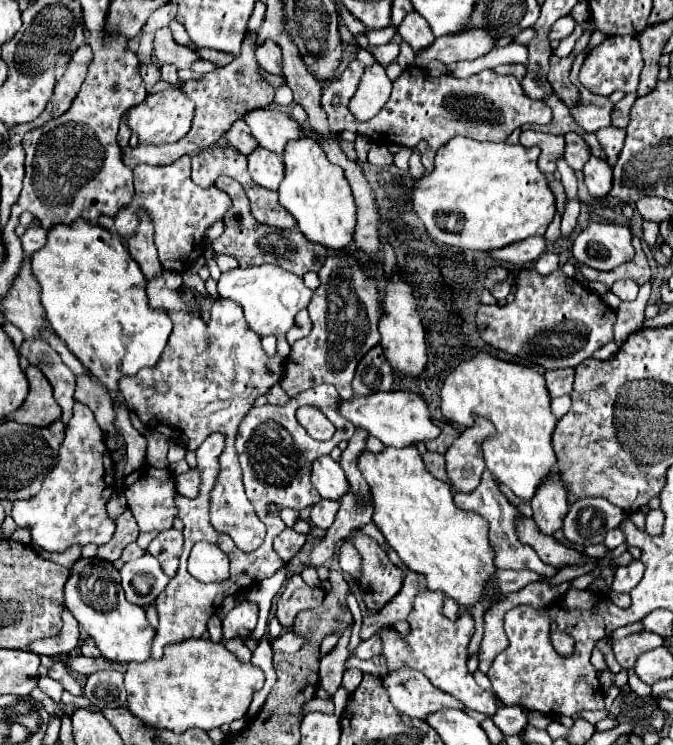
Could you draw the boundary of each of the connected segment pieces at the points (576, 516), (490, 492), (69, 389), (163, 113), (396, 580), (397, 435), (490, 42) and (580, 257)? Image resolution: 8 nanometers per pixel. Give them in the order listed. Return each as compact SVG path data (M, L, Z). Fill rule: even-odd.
M580 499L564 517L562 531L570 543L594 545L604 543L604 535L616 529L624 519L626 513L608 499Z
M486 471L486 473L482 475L480 485L478 485L472 493L456 493L456 495L454 495L454 503L456 503L456 507L460 507L460 509L474 511L474 513L482 515L484 519L488 519L488 523L490 523L490 533L488 533L488 535L490 535L490 545L492 545L494 551L496 551L494 563L496 563L498 569L516 569L516 571L520 571L520 569L530 569L530 571L536 571L536 573L540 573L540 575L544 575L544 577L554 577L554 575L556 575L556 569L550 567L550 565L546 565L546 563L542 563L540 557L536 555L536 551L532 551L532 547L522 545L522 543L516 539L514 517L520 517L520 511L518 511L516 507L512 507L512 505L508 503L508 499L500 493L500 489L498 489L498 485L494 483L490 471Z
M24 339L18 353L24 355L32 365L40 367L40 371L52 383L54 397L62 407L62 421L68 423L68 415L72 415L72 405L74 405L72 395L76 387L76 375L62 363L60 355L40 339Z
M168 87L164 91L152 93L144 99L144 103L128 109L128 125L144 145L176 143L190 131L192 117L194 117L194 103L186 97L182 89L176 89L176 87Z
M356 531L350 543L362 555L362 577L358 581L360 599L370 613L378 613L402 589L406 573L390 563L386 551L372 537Z
M378 391L368 397L352 397L352 401L340 403L340 413L354 425L370 431L370 435L378 437L386 447L408 447L420 441L426 443L440 435L440 429L432 423L426 401L420 393L412 391Z
M486 29L464 31L464 35L436 39L436 43L432 47L428 47L428 51L424 51L424 55L416 55L416 65L418 65L418 61L422 63L422 57L424 57L424 63L420 65L422 69L432 59L438 59L446 65L464 61L464 59L476 59L476 57L490 53L494 49L494 45L496 45L496 37L490 35Z
M590 223L574 239L572 255L582 265L598 271L612 271L632 259L632 233L624 225Z

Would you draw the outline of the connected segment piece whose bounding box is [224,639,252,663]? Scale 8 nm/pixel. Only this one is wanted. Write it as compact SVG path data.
M230 639L230 641L226 641L224 643L226 647L228 647L228 651L232 651L240 661L250 661L250 655L252 655L252 651L244 645L244 639Z

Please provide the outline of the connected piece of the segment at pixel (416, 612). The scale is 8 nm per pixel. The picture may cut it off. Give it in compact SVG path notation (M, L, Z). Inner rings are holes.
M420 591L416 595L416 599L412 603L412 611L408 615L410 633L400 635L392 627L380 631L382 655L384 655L386 665L388 665L388 675L400 671L402 667L420 671L432 681L434 687L438 687L444 693L454 695L456 699L466 703L468 709L480 711L480 713L486 713L492 717L496 713L494 695L484 691L482 687L478 687L478 683L474 681L474 677L468 673L468 667L466 667L468 643L474 635L474 619L472 619L470 611L464 609L456 621L450 621L448 617L444 617L440 613L442 599L444 599L444 595L440 595L440 591L438 593Z

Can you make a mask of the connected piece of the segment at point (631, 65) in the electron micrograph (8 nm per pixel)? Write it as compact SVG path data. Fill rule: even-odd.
M616 35L616 37L608 37L604 43L594 47L586 55L586 59L582 63L582 69L578 73L578 81L594 95L608 97L614 91L634 93L636 87L638 87L638 77L640 77L642 67L644 67L644 59L642 59L642 49L640 49L638 37Z

